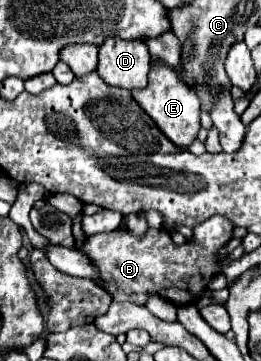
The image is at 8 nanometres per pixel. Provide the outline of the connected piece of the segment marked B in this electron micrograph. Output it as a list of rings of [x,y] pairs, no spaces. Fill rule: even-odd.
[[[214,216],[198,224],[194,228],[194,242],[186,242],[184,246],[174,246],[166,230],[150,228],[142,238],[134,238],[126,230],[96,234],[86,238],[86,244],[78,246],[78,250],[90,256],[98,266],[114,300],[144,304],[148,292],[153,292],[176,306],[184,306],[190,305],[190,300],[197,303],[210,278],[220,270],[220,262],[214,256],[232,238],[232,230],[234,226],[226,218]]]

